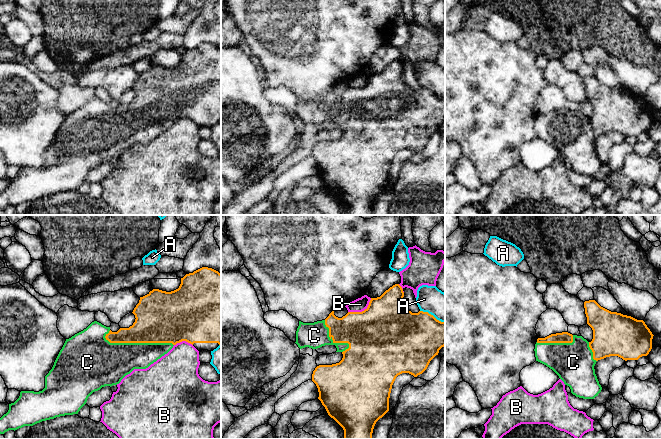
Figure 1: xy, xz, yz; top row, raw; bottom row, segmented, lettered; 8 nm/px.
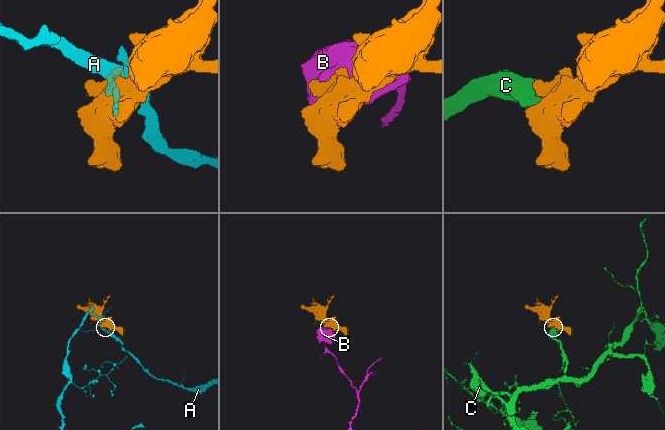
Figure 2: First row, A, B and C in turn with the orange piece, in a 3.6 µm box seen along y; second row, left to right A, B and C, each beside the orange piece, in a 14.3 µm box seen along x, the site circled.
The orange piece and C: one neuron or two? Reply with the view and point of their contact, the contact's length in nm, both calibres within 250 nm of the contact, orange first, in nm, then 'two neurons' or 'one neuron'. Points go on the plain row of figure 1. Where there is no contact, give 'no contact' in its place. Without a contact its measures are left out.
xy (139, 118) | 550 nm | 380/280 nm | one neuron

